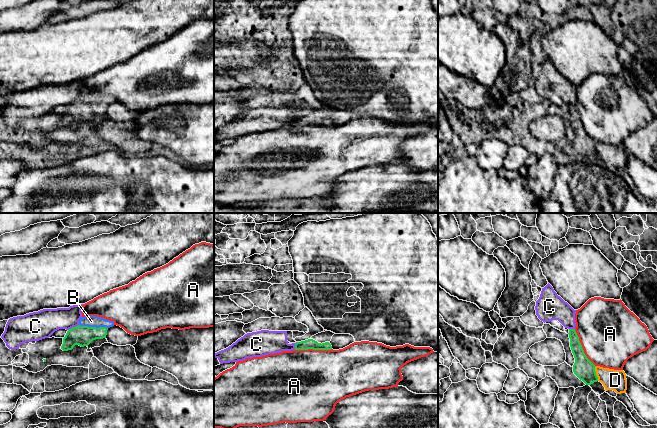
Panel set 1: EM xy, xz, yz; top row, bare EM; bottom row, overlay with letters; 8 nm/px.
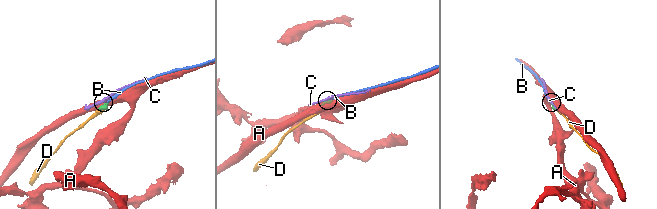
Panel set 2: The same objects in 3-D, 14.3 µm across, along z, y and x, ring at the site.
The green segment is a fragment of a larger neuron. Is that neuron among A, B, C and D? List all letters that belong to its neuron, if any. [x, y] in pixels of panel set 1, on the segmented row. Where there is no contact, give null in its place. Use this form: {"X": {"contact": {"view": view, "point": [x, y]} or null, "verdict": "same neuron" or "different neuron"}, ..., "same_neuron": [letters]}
{"A": {"contact": {"view": "yz", "point": [582, 348]}, "verdict": "different neuron"}, "B": {"contact": {"view": "xy", "point": [93, 327]}, "verdict": "same neuron"}, "C": {"contact": {"view": "xy", "point": [73, 327]}, "verdict": "different neuron"}, "D": {"contact": {"view": "yz", "point": [595, 373]}, "verdict": "same neuron"}, "same_neuron": ["B", "D"]}

